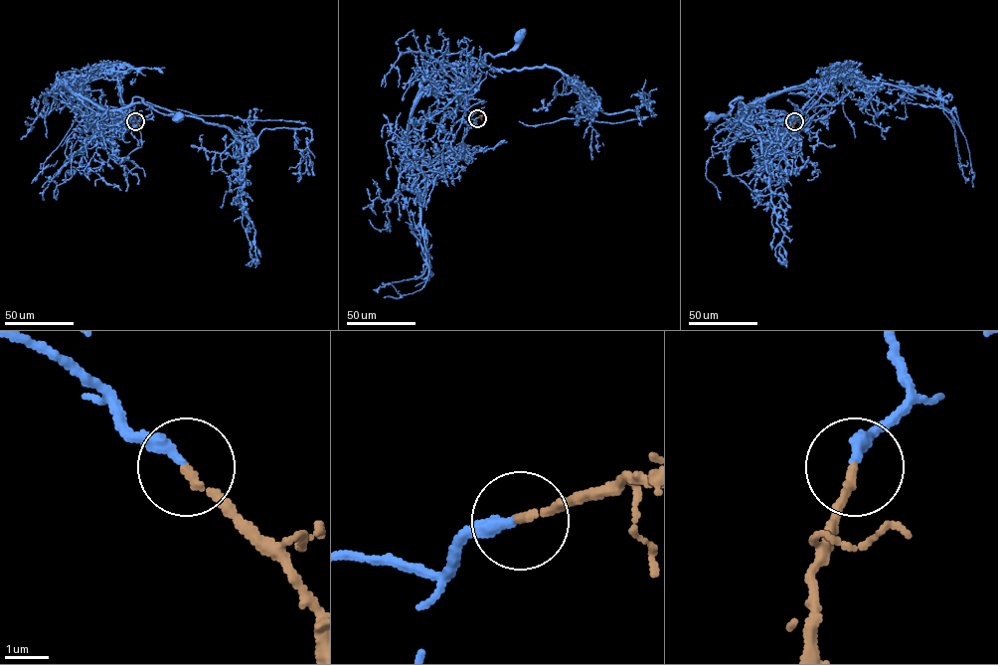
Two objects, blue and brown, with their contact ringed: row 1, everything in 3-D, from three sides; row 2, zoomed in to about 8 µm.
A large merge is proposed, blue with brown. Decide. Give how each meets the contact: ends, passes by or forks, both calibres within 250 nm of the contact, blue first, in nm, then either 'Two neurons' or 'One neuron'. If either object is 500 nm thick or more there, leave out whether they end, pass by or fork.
At the ring blue ends. At the ring brown ends. Thickness 320 nm (blue) against 190 nm. One neuron

